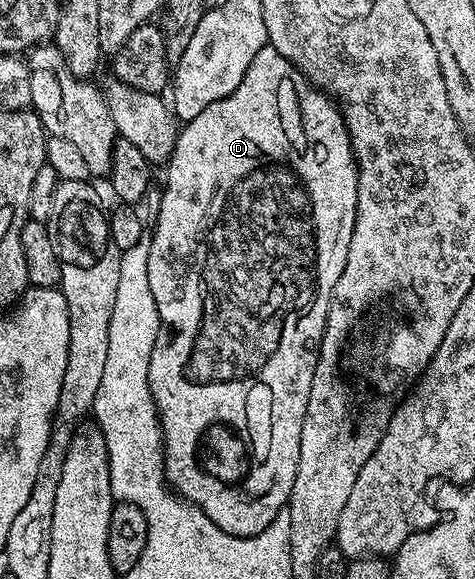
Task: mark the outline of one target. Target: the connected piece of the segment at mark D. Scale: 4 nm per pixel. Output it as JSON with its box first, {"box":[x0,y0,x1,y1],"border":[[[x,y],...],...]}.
{"box":[148,45,358,537],"border":[[[269,45],[260,50],[258,57],[254,57],[254,61],[250,61],[250,69],[246,69],[246,77],[242,77],[242,81],[238,81],[238,89],[234,89],[234,93],[222,97],[222,101],[214,101],[214,105],[202,109],[202,113],[198,113],[198,117],[187,120],[181,126],[174,153],[166,164],[166,170],[168,170],[168,176],[164,179],[164,192],[160,195],[160,212],[156,215],[156,228],[153,231],[151,228],[150,237],[152,233],[152,239],[150,238],[148,243],[150,293],[154,293],[154,305],[158,309],[158,317],[160,318],[160,335],[156,338],[156,344],[150,357],[148,380],[150,381],[150,393],[156,402],[156,411],[160,414],[160,427],[164,430],[164,478],[168,480],[168,486],[180,498],[189,499],[198,509],[202,509],[206,513],[206,517],[210,517],[210,521],[214,521],[214,525],[218,525],[218,529],[231,535],[250,537],[262,533],[262,529],[266,529],[266,525],[270,525],[270,521],[274,521],[274,517],[278,517],[278,513],[287,508],[288,498],[294,489],[294,477],[298,473],[298,457],[302,445],[302,421],[306,417],[306,405],[310,401],[310,385],[314,381],[314,369],[320,356],[320,342],[326,325],[330,297],[334,293],[334,285],[338,285],[338,277],[342,277],[342,269],[346,269],[346,253],[350,253],[350,237],[354,237],[354,217],[358,205],[358,168],[352,152],[352,139],[344,124],[343,110],[323,91],[313,87],[294,64],[286,61],[286,57],[282,57],[282,53],[278,53],[278,49]]]}

